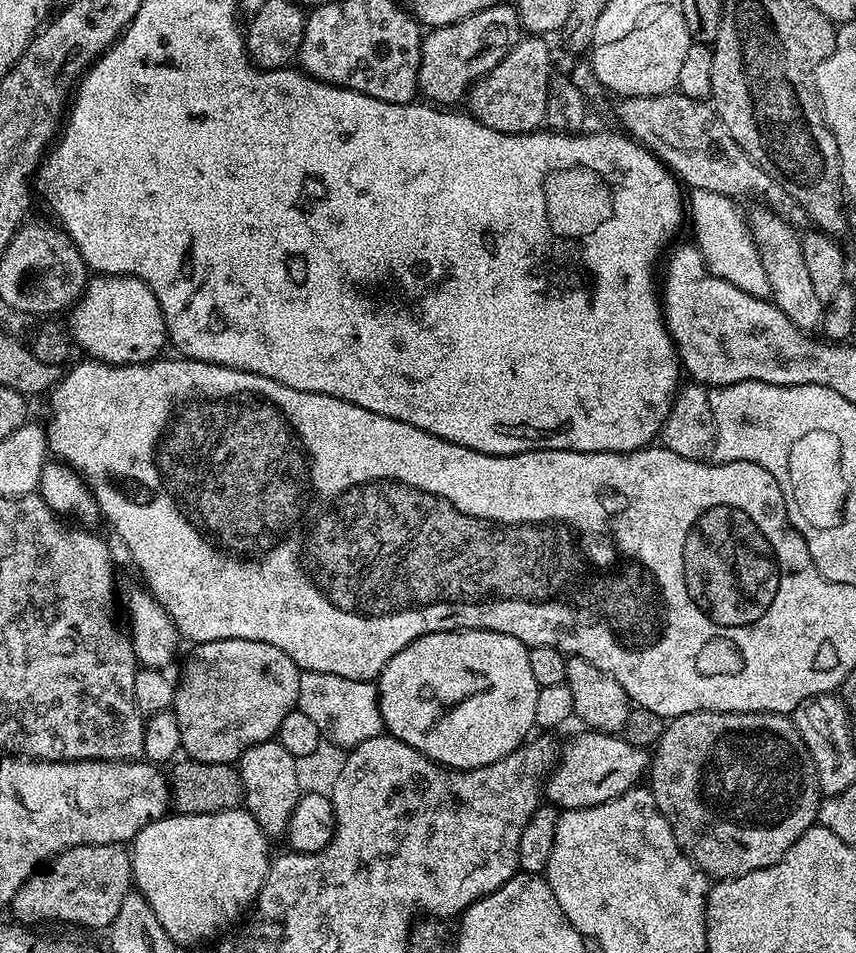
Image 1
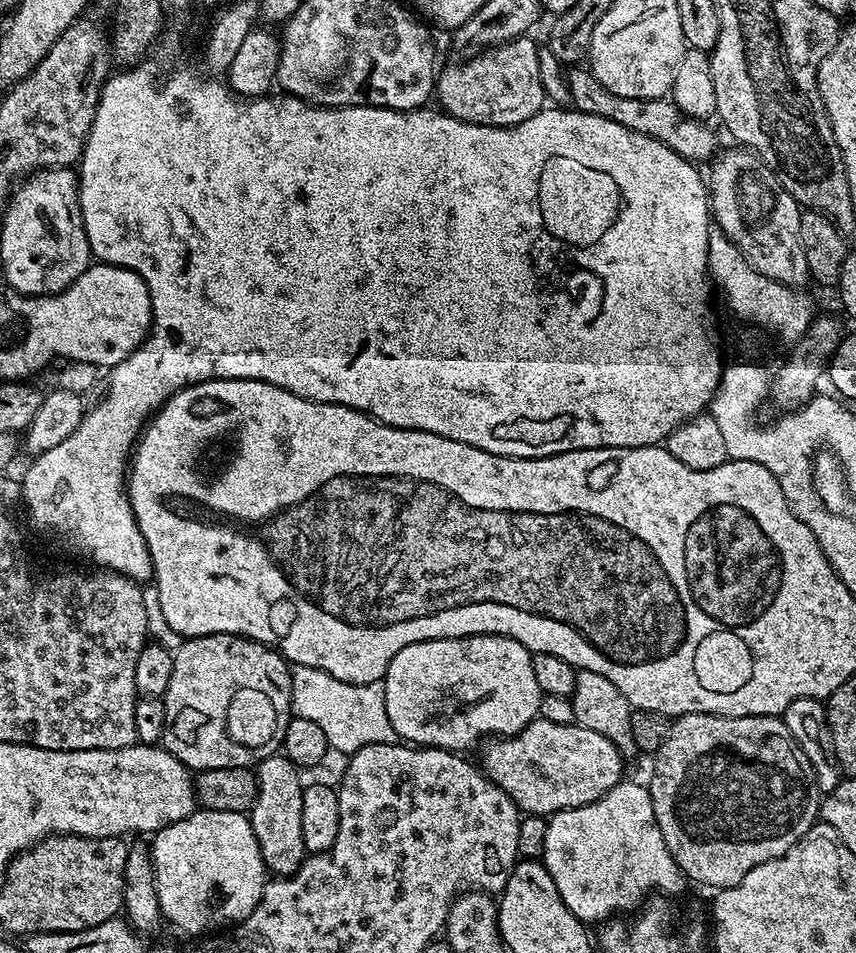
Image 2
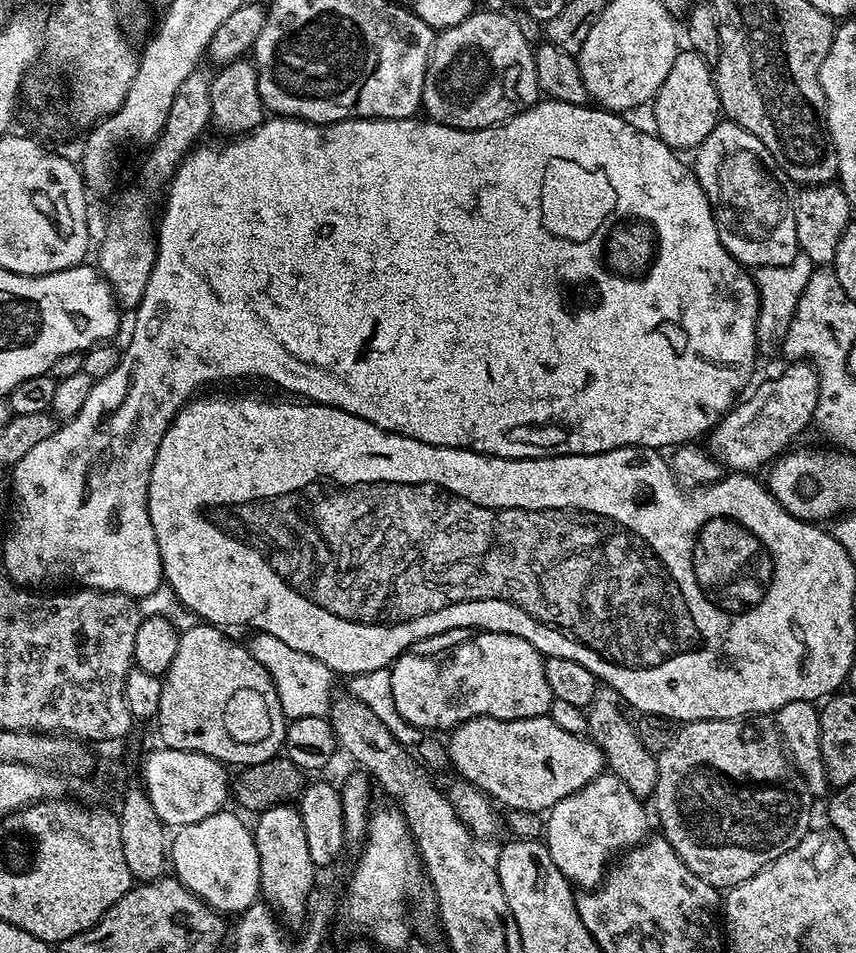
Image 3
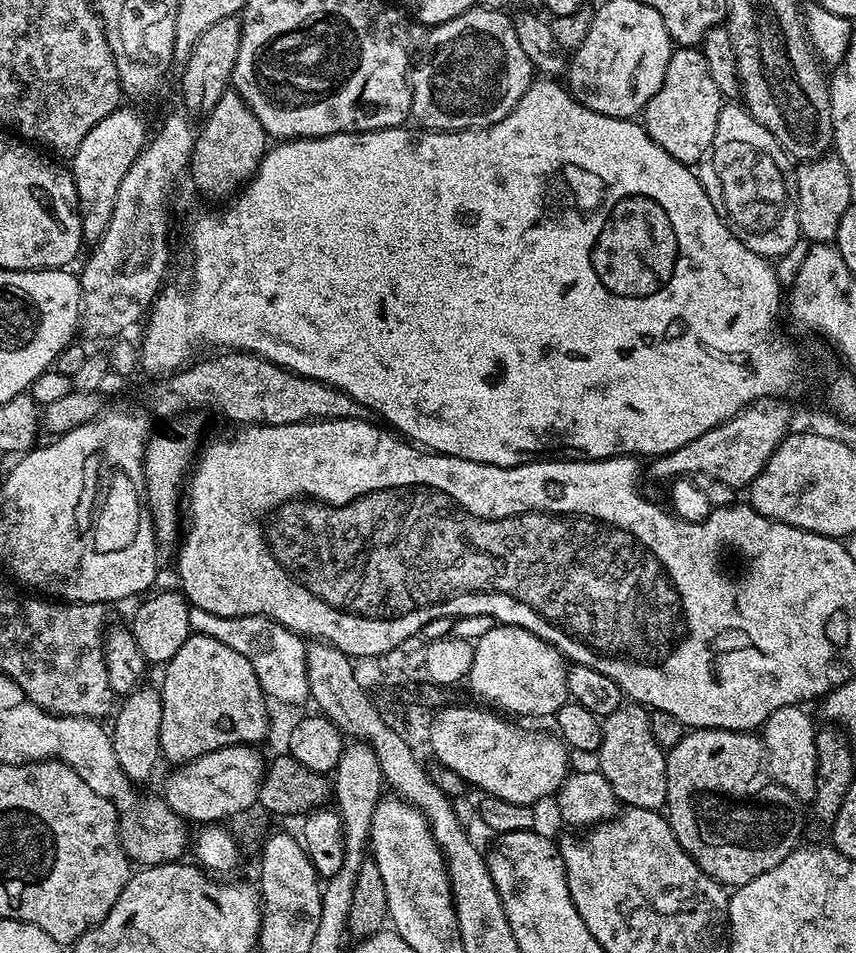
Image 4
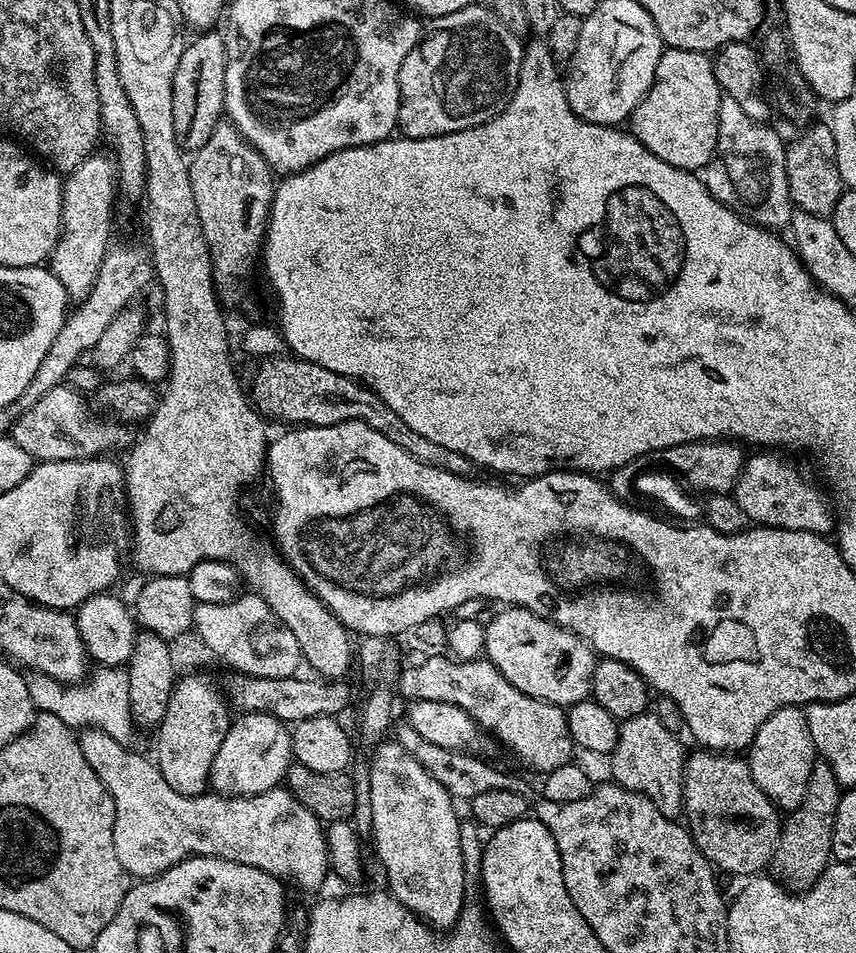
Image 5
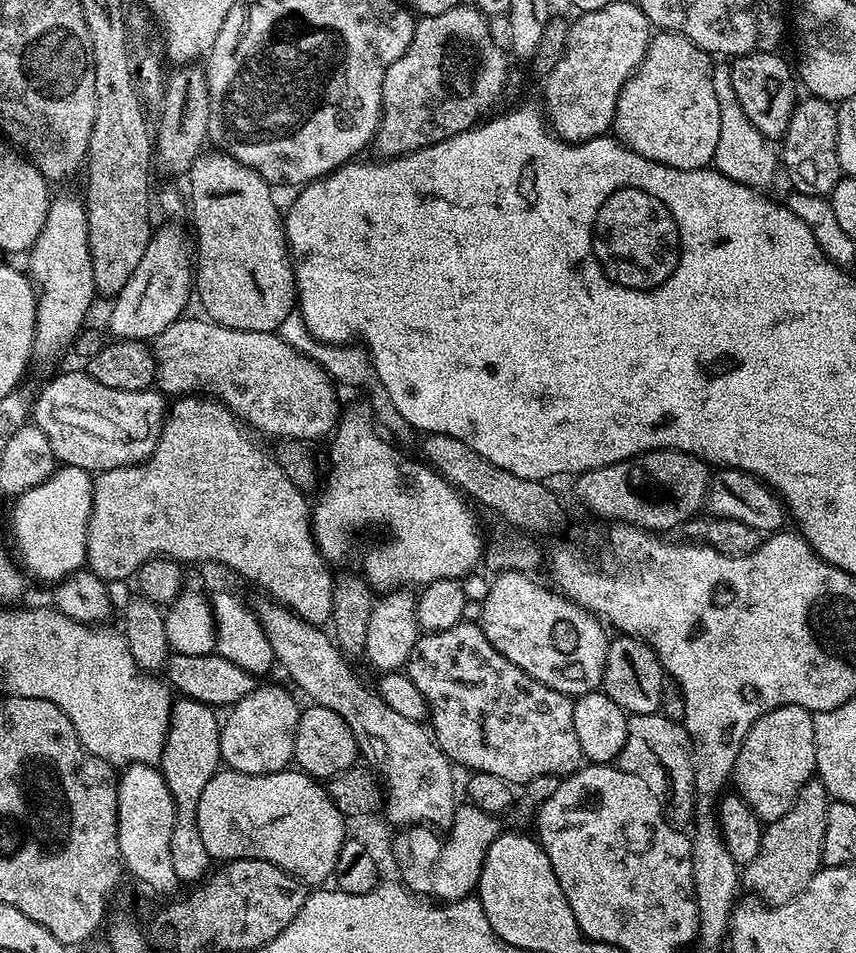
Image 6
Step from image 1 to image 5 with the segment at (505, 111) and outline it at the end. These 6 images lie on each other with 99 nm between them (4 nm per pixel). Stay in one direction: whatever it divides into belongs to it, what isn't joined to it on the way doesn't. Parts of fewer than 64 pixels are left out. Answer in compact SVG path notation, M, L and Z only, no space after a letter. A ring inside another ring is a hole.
M476 2L449 16L439 17L436 29L425 35L402 62L400 71L400 123L399 131L407 139L430 138L485 124L490 118L502 114L518 86L520 67L524 61L524 44L521 37L510 34L502 26L496 13L487 7L479 8Z

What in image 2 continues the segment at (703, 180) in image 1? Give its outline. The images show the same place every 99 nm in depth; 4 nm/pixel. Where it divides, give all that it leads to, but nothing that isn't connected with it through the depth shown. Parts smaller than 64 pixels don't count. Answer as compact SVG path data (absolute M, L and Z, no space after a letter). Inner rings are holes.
M572 66L566 72L569 84L570 104L577 112L598 114L598 118L610 118L610 122L618 122L618 126L626 126L626 130L634 130L643 136L654 138L670 150L674 150L682 158L693 162L711 161L718 151L716 136L703 120L696 120L693 116L684 116L671 99L643 100L642 98L622 98L618 94L610 94L598 78L587 67Z

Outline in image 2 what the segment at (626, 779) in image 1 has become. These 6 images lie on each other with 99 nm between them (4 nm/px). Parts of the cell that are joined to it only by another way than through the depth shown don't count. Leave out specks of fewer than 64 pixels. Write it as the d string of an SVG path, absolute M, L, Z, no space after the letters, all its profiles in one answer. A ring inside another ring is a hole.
M539 718L531 720L518 734L489 739L479 752L478 764L484 775L490 777L499 788L506 790L506 794L521 813L545 818L551 816L553 812L586 806L602 798L602 794L609 792L615 784L621 783L623 776L620 775L623 774L626 764L625 757L621 756L614 742L610 742L610 738L602 734L597 734L595 730L586 730L575 722L559 724Z

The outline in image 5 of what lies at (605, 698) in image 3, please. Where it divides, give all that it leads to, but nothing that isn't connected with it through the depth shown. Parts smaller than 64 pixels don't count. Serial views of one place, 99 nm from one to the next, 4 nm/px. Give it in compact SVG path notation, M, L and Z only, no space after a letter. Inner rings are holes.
M651 711L623 721L620 737L610 754L612 760L611 779L635 792L649 796L662 810L662 814L676 818L684 811L684 761L686 751L680 745L681 737L666 730L662 722Z

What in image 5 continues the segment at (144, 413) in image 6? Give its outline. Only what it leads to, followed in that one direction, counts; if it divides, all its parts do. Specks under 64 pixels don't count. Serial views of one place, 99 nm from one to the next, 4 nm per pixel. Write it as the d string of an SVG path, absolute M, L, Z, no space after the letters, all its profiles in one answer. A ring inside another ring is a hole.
M66 384L53 388L15 421L10 429L12 440L41 463L84 460L127 447L132 440L131 434L129 436L124 429L127 427L116 422L94 420L85 400L81 393Z

